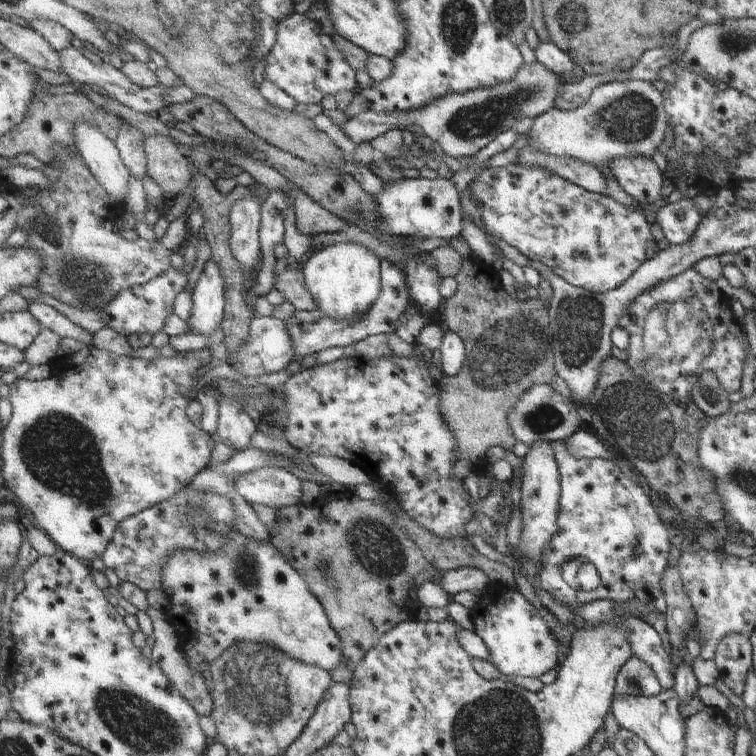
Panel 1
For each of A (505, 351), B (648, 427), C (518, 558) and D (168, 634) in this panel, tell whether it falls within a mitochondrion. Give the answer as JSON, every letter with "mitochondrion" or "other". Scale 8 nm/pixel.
{"A":"mitochondrion","B":"mitochondrion","C":"other","D":"other"}

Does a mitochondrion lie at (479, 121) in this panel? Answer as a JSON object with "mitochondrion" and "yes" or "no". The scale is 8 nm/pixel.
{"mitochondrion":"yes"}

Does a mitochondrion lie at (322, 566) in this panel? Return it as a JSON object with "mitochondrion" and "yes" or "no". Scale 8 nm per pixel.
{"mitochondrion":"yes"}

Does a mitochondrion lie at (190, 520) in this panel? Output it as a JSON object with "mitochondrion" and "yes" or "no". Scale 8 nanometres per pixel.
{"mitochondrion":"yes"}

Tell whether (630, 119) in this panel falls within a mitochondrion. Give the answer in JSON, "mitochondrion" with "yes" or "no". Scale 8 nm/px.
{"mitochondrion":"yes"}

